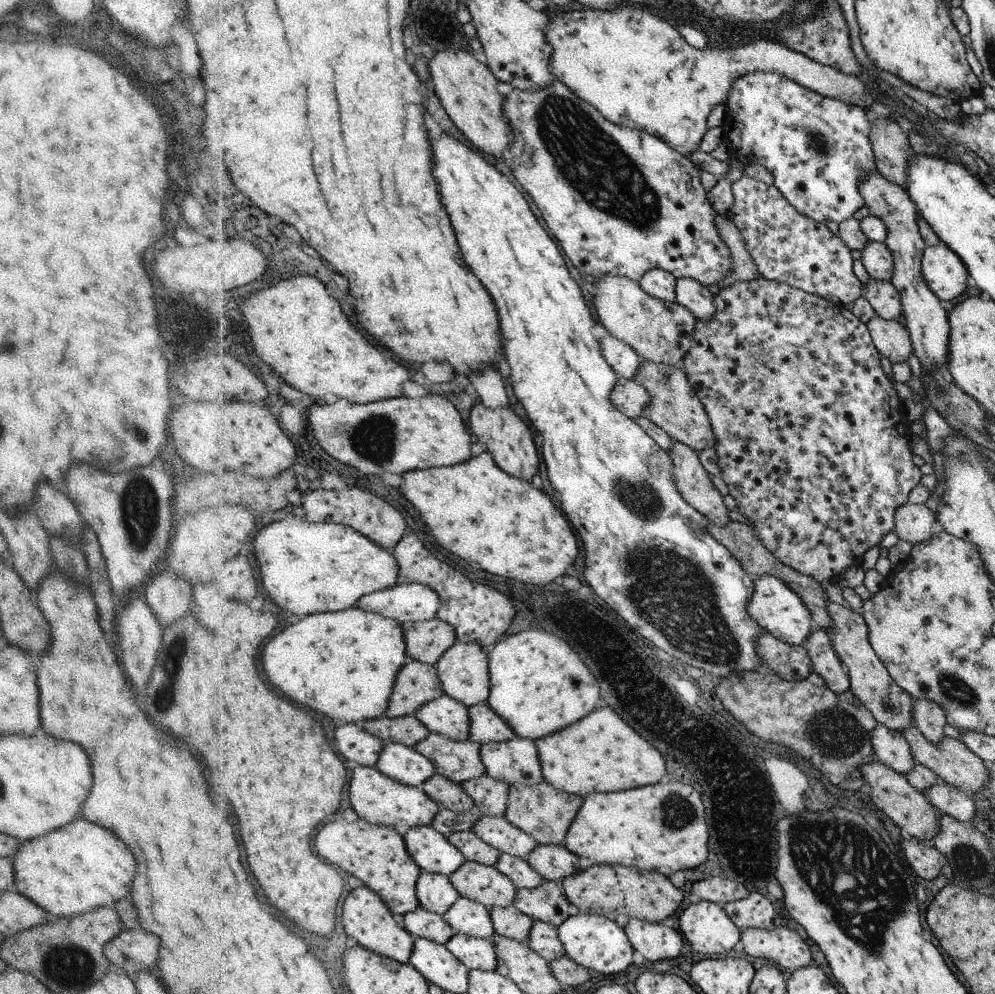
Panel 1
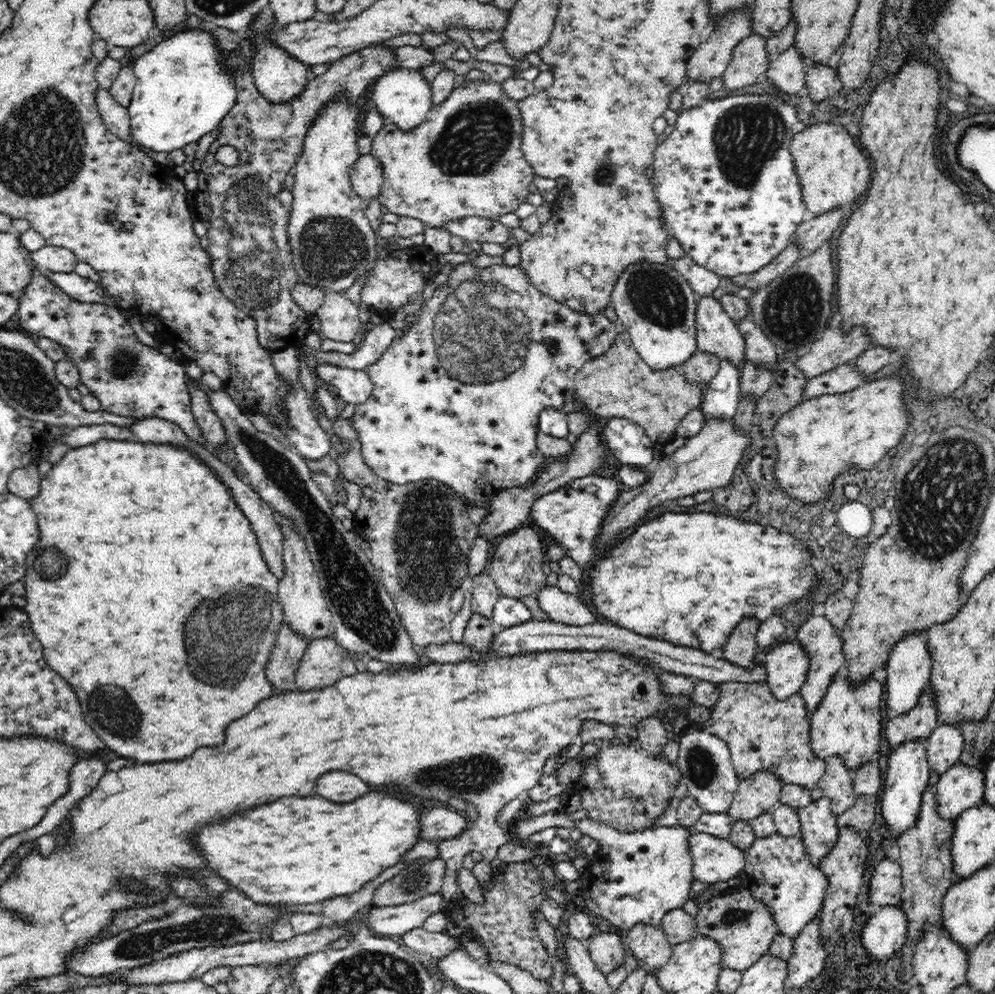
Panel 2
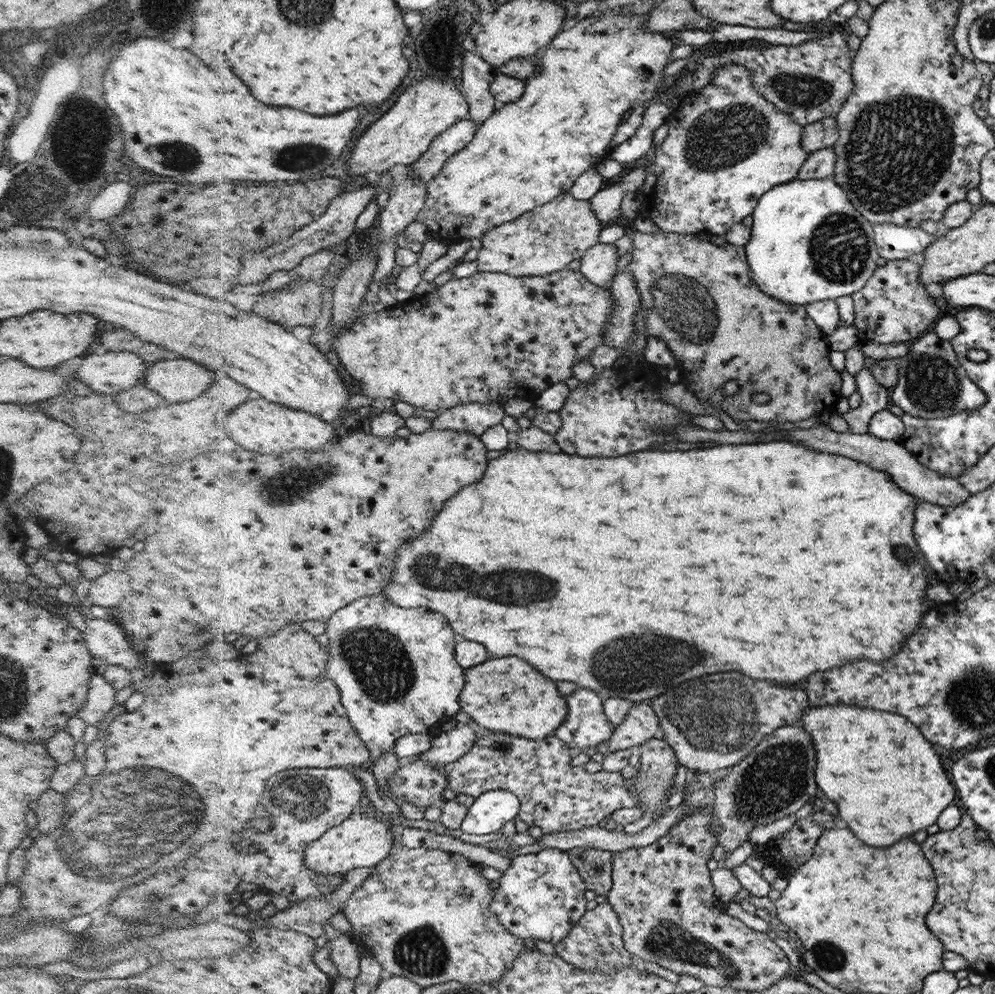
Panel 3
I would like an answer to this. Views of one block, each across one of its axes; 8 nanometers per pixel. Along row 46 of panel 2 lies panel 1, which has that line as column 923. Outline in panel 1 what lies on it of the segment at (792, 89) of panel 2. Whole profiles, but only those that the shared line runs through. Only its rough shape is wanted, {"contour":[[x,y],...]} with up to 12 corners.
{"contour":[[939,781],[922,793],[938,812],[973,822],[975,802]]}

